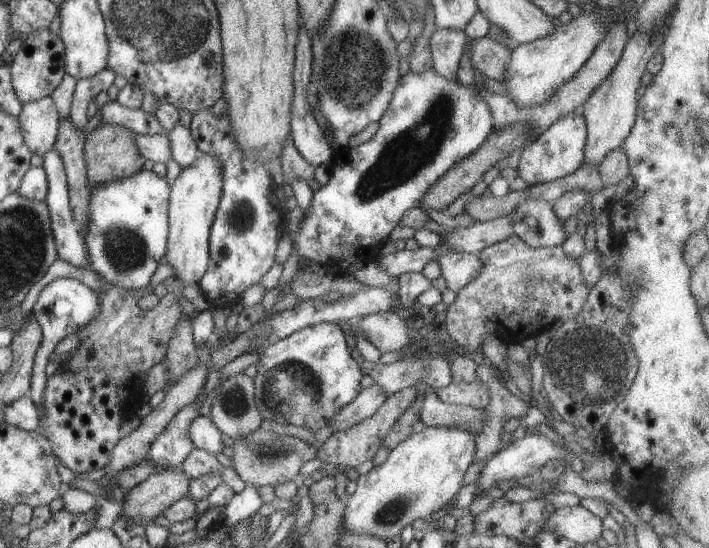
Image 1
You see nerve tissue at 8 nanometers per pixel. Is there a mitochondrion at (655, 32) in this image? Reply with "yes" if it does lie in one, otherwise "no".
no

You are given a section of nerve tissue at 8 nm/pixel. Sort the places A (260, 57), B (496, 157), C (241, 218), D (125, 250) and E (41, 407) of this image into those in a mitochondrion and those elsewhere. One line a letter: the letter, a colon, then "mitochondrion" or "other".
A: other
B: other
C: mitochondrion
D: mitochondrion
E: other

